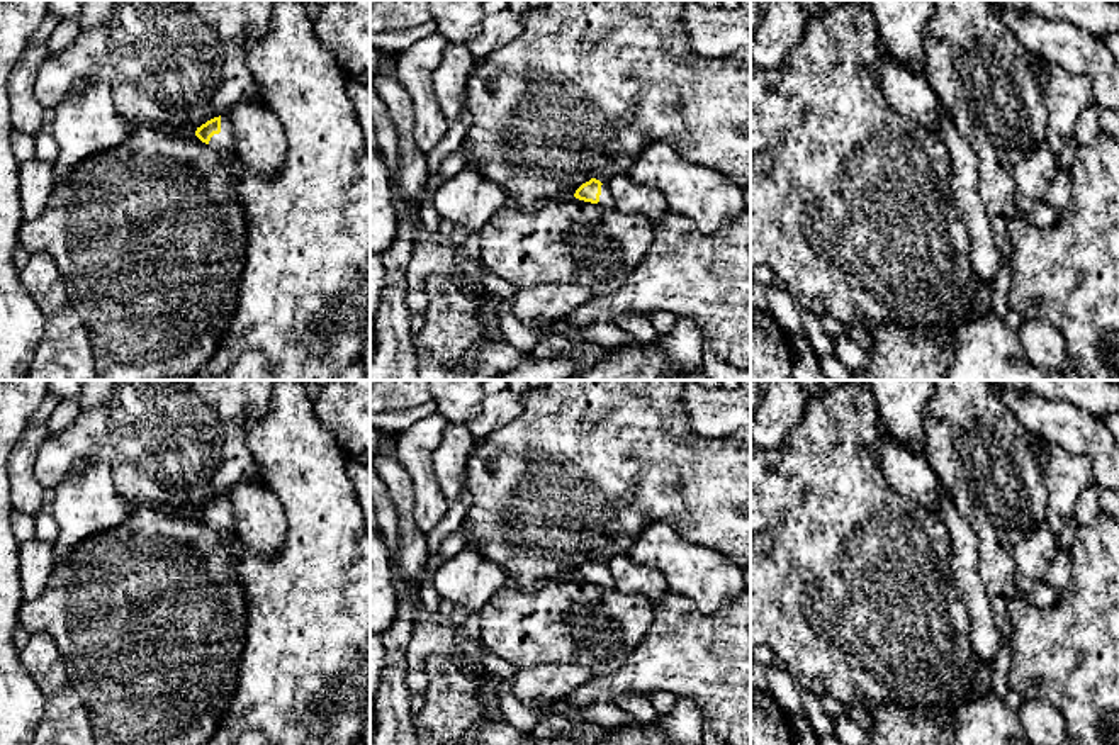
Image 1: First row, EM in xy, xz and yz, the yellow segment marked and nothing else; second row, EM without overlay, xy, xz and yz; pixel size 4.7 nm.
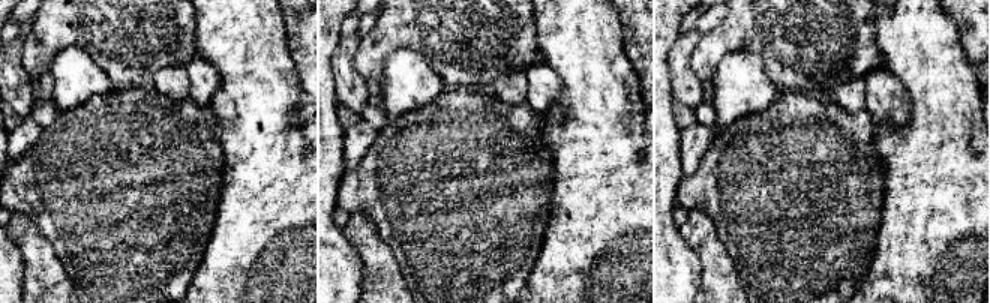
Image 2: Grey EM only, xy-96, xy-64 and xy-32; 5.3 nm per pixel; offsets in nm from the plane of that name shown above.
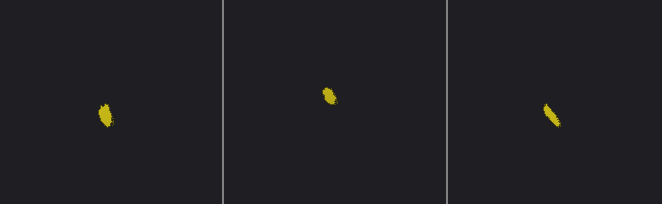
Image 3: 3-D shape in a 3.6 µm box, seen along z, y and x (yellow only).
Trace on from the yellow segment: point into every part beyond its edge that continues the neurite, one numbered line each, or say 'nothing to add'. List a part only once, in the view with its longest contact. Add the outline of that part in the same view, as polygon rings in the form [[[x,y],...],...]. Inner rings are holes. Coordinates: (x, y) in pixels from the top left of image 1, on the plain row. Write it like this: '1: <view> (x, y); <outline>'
1: xy (223, 521); [[[228,496],[221,497],[221,513],[214,514],[211,518],[209,528],[212,528],[216,531],[228,531],[234,536],[231,550],[233,550],[233,555],[234,555],[234,565],[238,567],[238,562],[243,557],[245,545],[241,543],[241,540],[238,538],[238,535],[234,531],[233,507],[229,504]]]

